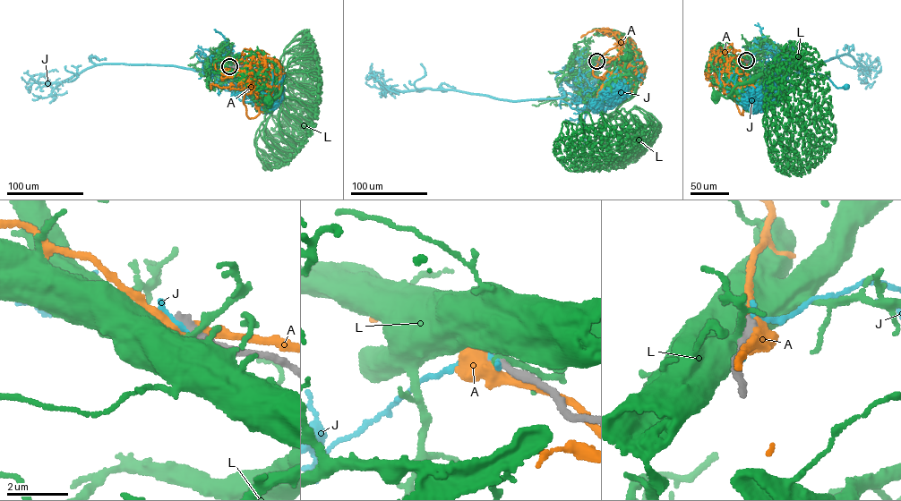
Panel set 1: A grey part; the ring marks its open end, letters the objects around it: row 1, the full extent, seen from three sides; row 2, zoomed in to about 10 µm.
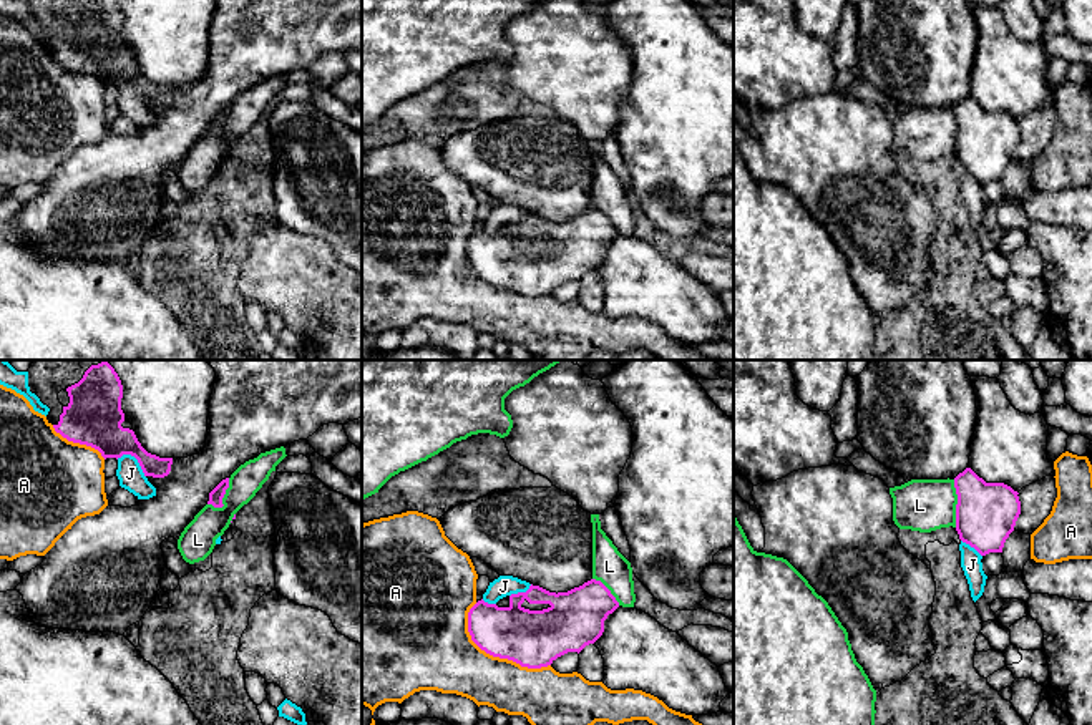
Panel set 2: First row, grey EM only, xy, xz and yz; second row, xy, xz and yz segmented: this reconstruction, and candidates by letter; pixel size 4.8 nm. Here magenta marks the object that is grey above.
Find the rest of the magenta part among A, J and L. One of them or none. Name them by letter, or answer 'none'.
none

